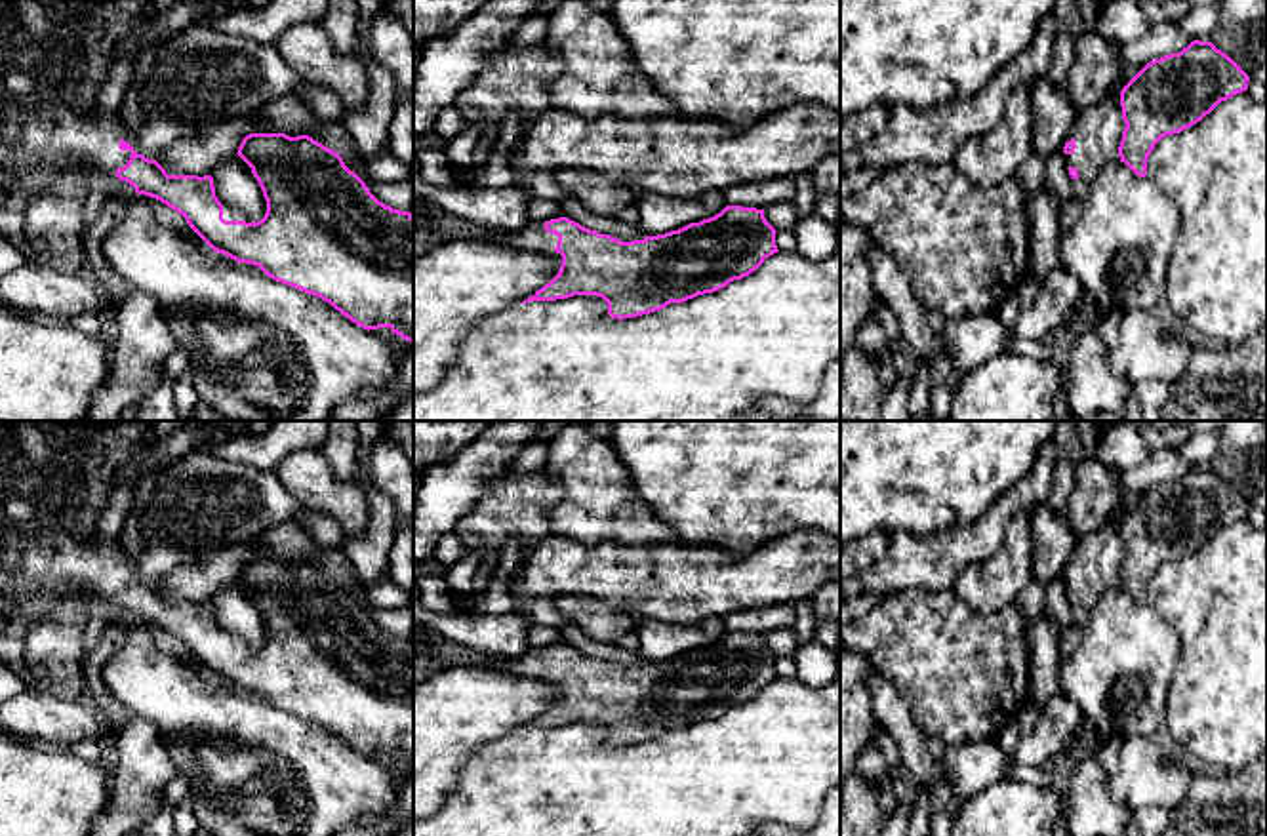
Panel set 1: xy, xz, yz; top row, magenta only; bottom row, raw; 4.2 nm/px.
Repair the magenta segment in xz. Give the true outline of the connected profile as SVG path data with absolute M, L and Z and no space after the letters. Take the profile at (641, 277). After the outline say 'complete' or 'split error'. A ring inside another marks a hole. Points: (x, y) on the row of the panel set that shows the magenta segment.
M726 206L714 217L633 242L621 242L610 234L585 229L568 217L535 221L518 232L482 230L482 240L520 251L545 253L560 267L558 274L522 305L596 295L608 303L612 318L625 320L718 291L730 282L749 276L779 251L775 232L766 221L764 209Z; split error

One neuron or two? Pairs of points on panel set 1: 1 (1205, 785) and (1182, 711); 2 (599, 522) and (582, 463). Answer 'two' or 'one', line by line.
1: two
2: one

